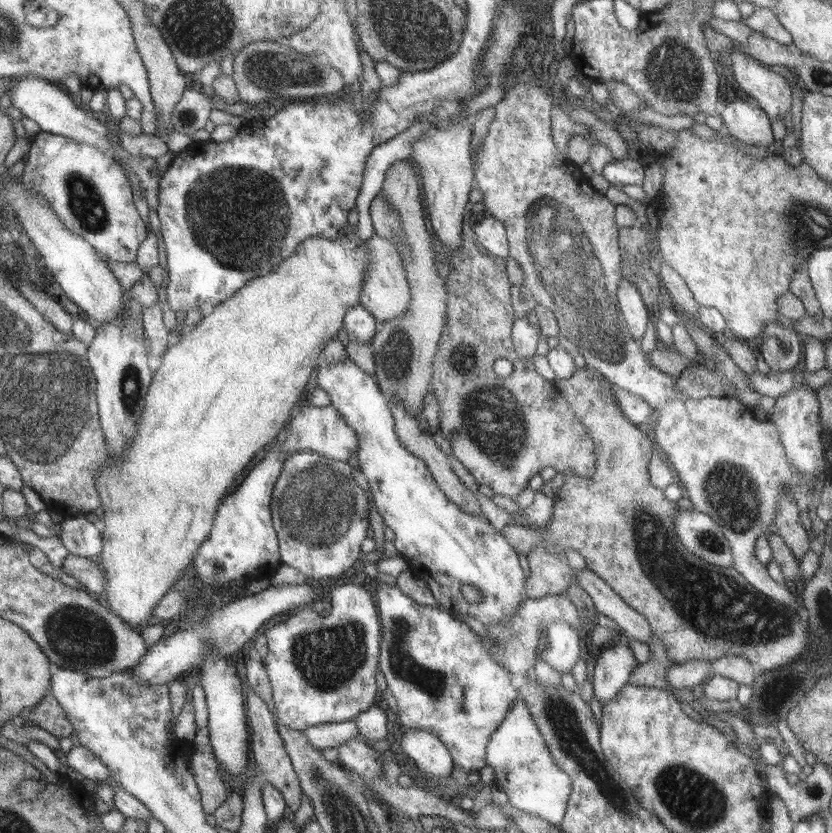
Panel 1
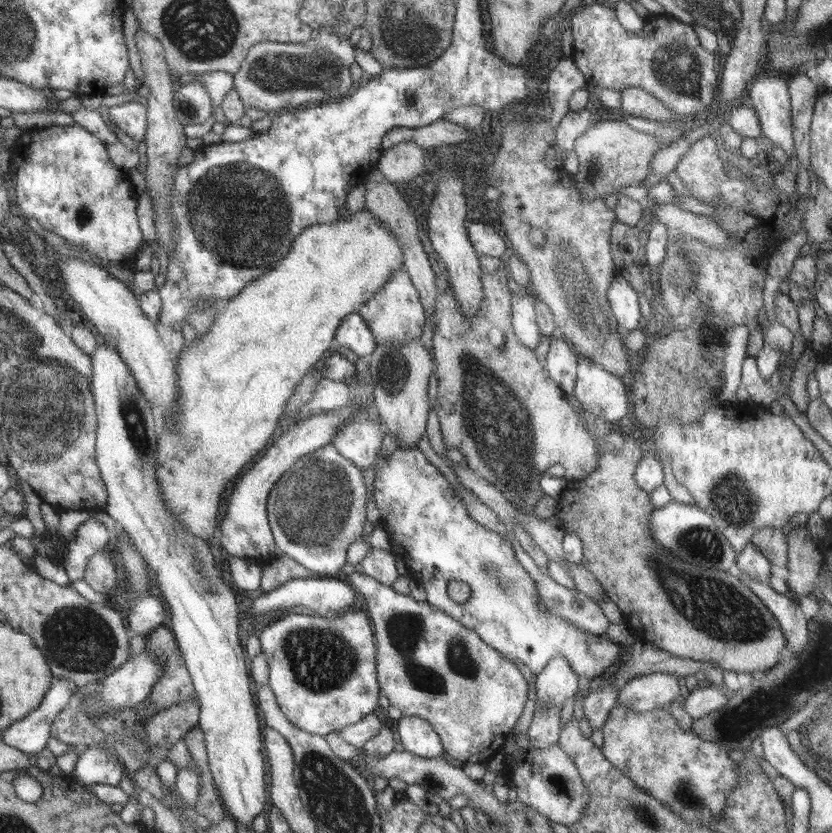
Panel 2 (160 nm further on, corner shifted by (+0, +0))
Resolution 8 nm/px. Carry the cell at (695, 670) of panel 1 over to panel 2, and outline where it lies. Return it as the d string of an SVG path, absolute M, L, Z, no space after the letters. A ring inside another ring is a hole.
M664 672L638 675L628 680L620 690L617 704L631 708L636 713L648 713L680 699L678 674Z

